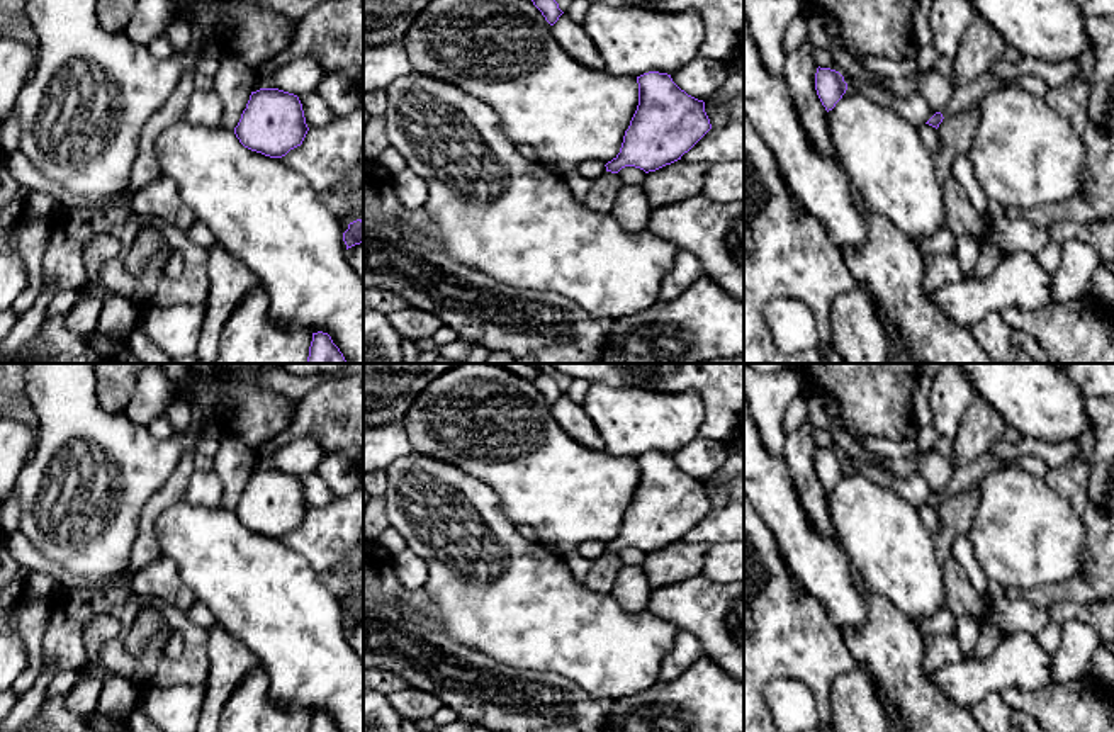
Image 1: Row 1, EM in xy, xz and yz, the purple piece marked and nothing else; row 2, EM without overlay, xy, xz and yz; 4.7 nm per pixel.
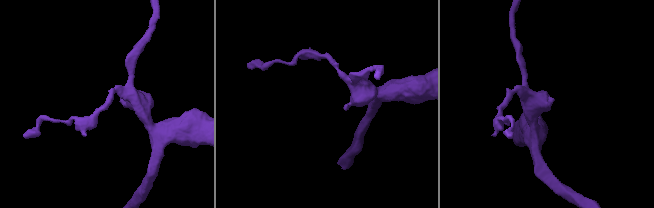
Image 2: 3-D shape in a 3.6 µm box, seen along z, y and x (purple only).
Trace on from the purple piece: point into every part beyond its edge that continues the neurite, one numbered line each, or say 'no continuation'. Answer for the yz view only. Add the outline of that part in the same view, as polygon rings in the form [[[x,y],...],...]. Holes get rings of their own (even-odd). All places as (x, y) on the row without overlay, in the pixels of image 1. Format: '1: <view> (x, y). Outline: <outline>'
no continuation

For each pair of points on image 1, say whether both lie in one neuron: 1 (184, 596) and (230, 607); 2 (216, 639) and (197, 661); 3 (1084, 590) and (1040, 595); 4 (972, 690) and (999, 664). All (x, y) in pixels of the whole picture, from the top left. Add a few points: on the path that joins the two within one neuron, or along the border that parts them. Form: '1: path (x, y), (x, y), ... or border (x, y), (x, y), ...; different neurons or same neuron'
1: border (177, 564), (180, 579), (197, 600); different neurons
2: border (208, 630), (208, 678), (202, 683); different neurons
3: path (1074, 590), (1050, 593); same neuron
4: path (978, 683), (992, 671); same neuron

